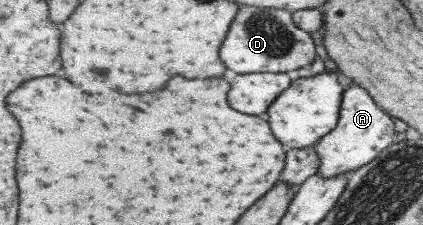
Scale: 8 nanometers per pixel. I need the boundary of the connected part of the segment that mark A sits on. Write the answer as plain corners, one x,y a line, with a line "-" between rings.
354,82
352,86
346,86
339,125
315,145
322,159
318,173
322,173
324,177
336,177
370,164
392,145
392,136
394,136
394,124
387,111
375,101
375,98
372,98
366,87

